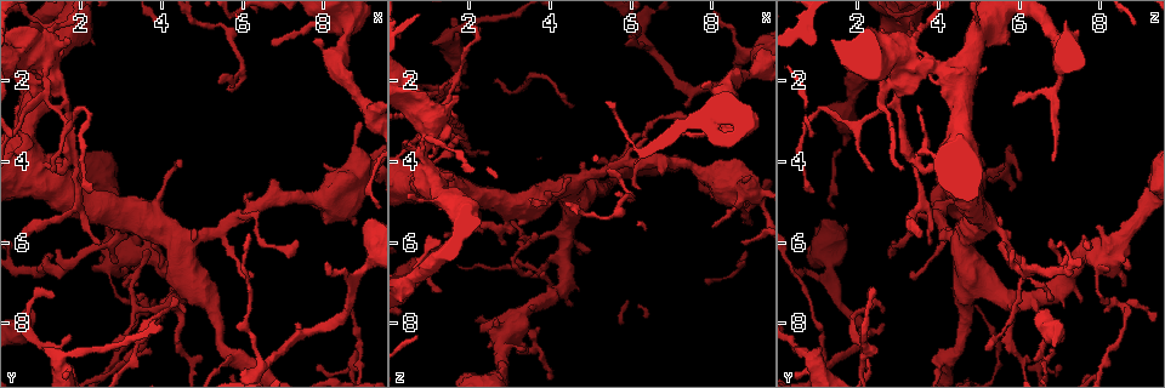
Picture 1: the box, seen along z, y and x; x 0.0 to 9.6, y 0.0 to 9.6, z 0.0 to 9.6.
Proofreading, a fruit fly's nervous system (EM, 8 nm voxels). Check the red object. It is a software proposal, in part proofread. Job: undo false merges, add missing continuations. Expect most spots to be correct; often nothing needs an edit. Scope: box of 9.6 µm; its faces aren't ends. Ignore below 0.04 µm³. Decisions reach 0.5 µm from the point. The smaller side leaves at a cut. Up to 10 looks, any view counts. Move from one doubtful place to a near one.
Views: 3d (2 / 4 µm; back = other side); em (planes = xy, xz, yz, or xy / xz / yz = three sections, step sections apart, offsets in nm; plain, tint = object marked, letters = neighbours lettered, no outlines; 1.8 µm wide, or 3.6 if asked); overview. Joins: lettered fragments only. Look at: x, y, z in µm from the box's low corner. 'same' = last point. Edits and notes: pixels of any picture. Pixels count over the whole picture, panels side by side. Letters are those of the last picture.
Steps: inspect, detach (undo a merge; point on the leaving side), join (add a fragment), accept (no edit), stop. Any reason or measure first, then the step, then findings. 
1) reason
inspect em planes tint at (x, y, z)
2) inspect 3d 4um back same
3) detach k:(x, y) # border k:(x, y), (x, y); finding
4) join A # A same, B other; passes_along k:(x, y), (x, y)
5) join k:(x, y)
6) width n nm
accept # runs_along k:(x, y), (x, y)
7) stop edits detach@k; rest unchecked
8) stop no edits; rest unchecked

thick end
inspect 3d 2um at (0.80, 7.65, 6.55)

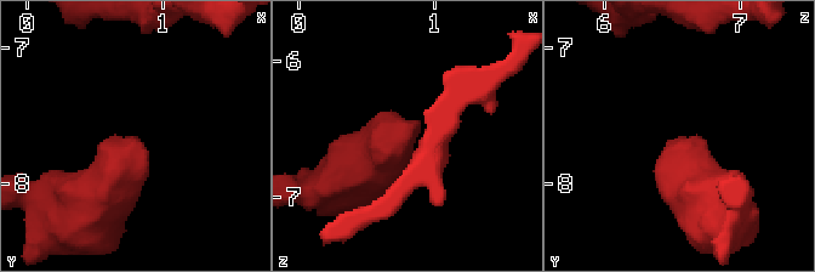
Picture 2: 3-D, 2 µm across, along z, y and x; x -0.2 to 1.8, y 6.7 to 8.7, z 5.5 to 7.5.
need the tissue
inspect em planes letters at (0.78, 7.64, 6.54)

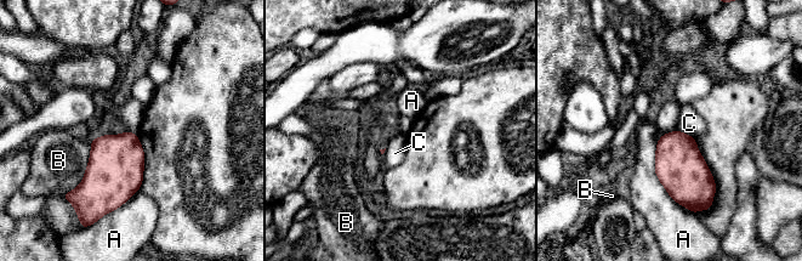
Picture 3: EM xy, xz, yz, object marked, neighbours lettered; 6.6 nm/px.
accept # A other, B other, C other; border 3:(677, 129), (693, 137); no lettered fragment goes on from it

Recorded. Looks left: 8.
calibre changes
inspect em planes letters at (4.40, 7.45, 5.90)

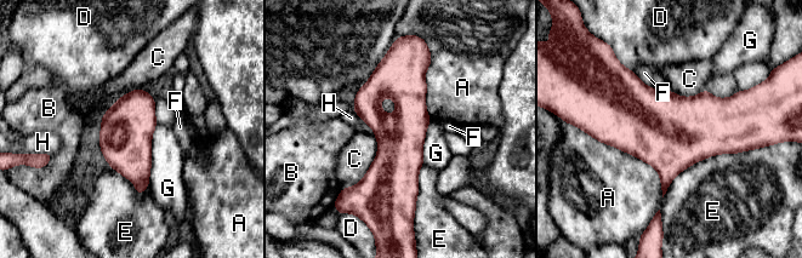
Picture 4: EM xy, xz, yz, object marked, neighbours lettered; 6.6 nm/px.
accept # A other, B other, C other, D other, E other, F other, G other, H other; border 4:(374, 135), (370, 167), (342, 188); one cell here

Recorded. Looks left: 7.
abrupt turn
inspect 3d 2um at (1.80, 4.15, 3.40)

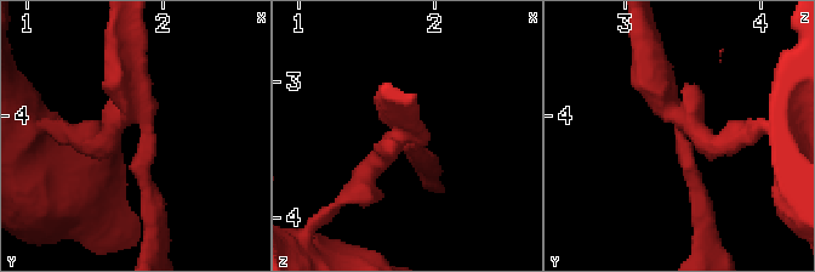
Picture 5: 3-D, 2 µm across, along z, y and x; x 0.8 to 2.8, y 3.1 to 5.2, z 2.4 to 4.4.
inspect em yz step 4 letters at (1.84, 4.12, 3.44)

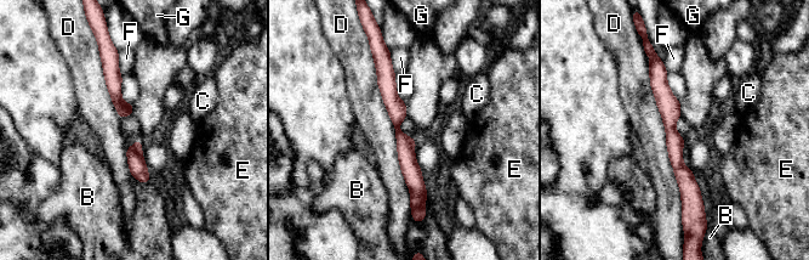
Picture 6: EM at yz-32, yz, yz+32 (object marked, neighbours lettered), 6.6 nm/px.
longest_contact D 1100 nm
accept # B other, C other, D other, E other, F other, G other; runs_along 6:(386, 56), (386, 83), (417, 198); one cell here

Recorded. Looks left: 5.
inspect em planes letters at (1.15, 1.05, 3.20)

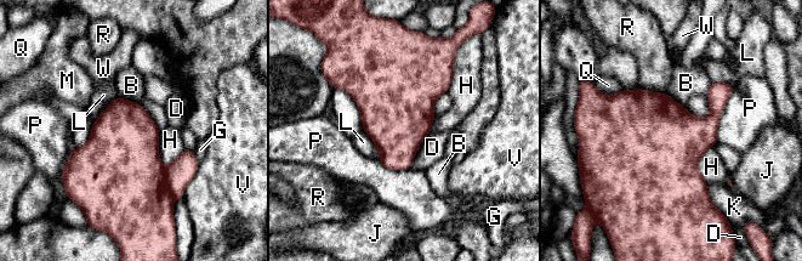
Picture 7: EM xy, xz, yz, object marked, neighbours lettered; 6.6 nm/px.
width 480 nm
accept # B other, D other, G other, H other, J other, K other, L other, M other, P other, Q other, R other, V other, W other; border 7:(430, 131), (420, 145), (410, 166); one cell here

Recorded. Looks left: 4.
stop no edits; rest unchecked

